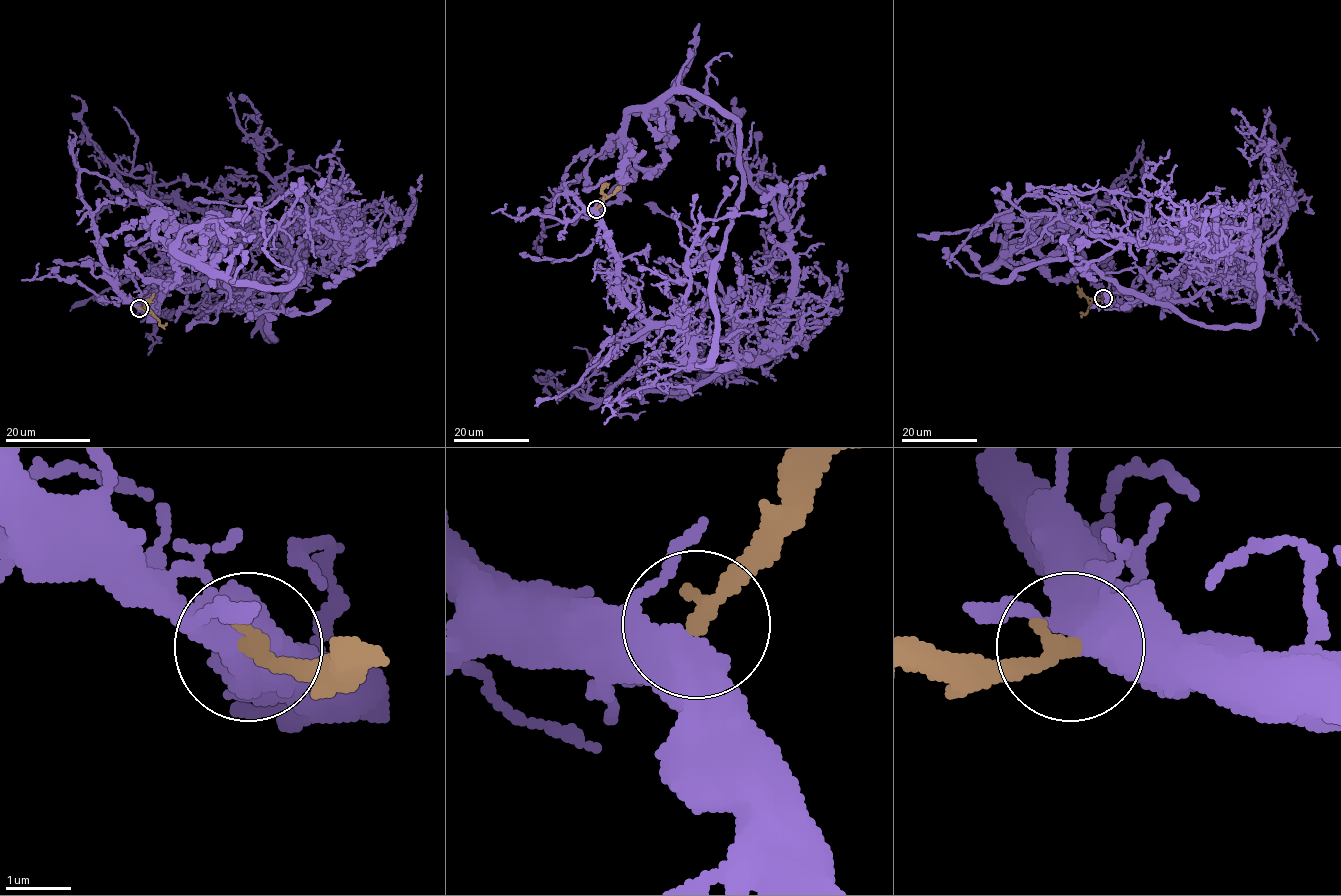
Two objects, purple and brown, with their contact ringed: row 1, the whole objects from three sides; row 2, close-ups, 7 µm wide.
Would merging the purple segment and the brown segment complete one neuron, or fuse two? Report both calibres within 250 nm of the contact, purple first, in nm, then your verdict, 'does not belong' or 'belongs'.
400 nm thick on the purple side, 280 nm on the other; belongs

